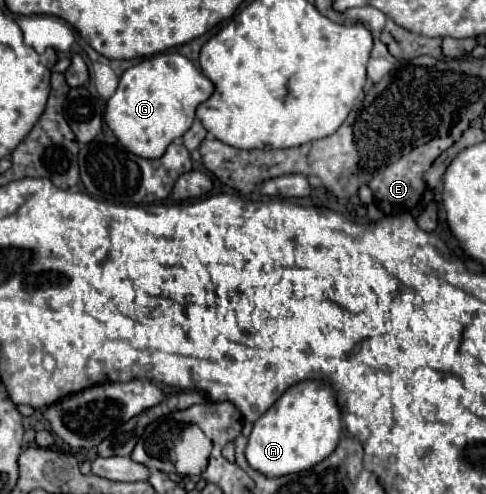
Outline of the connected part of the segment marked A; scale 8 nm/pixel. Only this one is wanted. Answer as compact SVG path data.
M314 380L298 382L290 386L280 396L280 400L254 422L244 452L246 462L256 472L270 478L310 470L326 456L330 456L330 452L334 452L340 440L340 426L340 410L336 406L336 398L330 384Z

